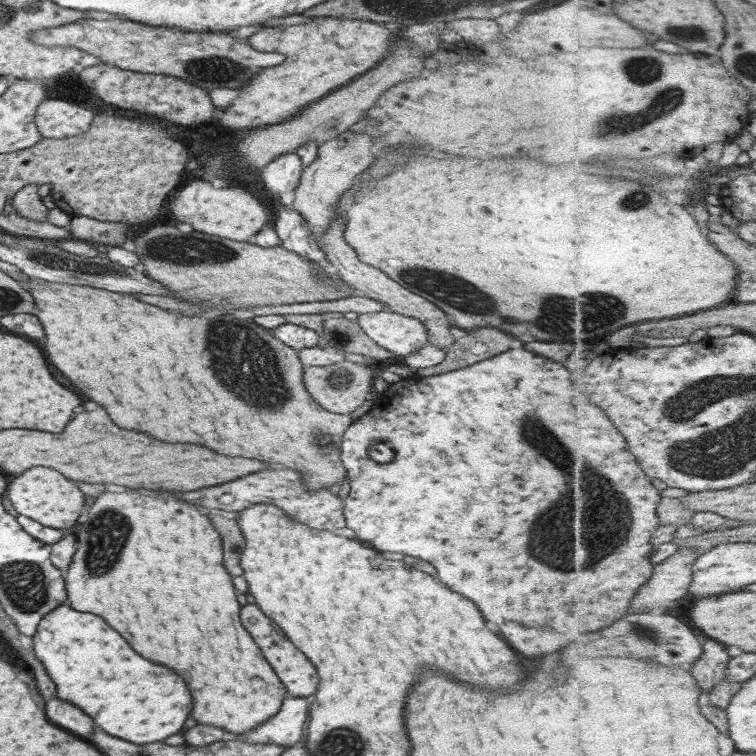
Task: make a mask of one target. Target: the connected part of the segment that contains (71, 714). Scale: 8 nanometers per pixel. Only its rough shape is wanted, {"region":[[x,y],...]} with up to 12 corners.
{"region":[[58,698],[46,704],[46,716],[80,736],[94,732],[94,722]]}

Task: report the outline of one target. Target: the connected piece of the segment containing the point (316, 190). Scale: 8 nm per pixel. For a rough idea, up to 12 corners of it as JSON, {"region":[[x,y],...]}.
{"region":[[349,130],[303,168],[292,206],[322,232],[374,161],[375,139]]}

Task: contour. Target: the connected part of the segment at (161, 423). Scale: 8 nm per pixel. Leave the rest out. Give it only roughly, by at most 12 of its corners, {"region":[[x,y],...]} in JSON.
{"region":[[32,280],[48,360],[120,428],[346,479],[351,415],[230,314]]}

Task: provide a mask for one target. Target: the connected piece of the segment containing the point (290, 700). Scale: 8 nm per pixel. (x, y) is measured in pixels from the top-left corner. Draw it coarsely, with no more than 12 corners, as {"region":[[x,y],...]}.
{"region":[[286,696],[276,716],[245,734],[247,743],[301,744],[306,698]]}

